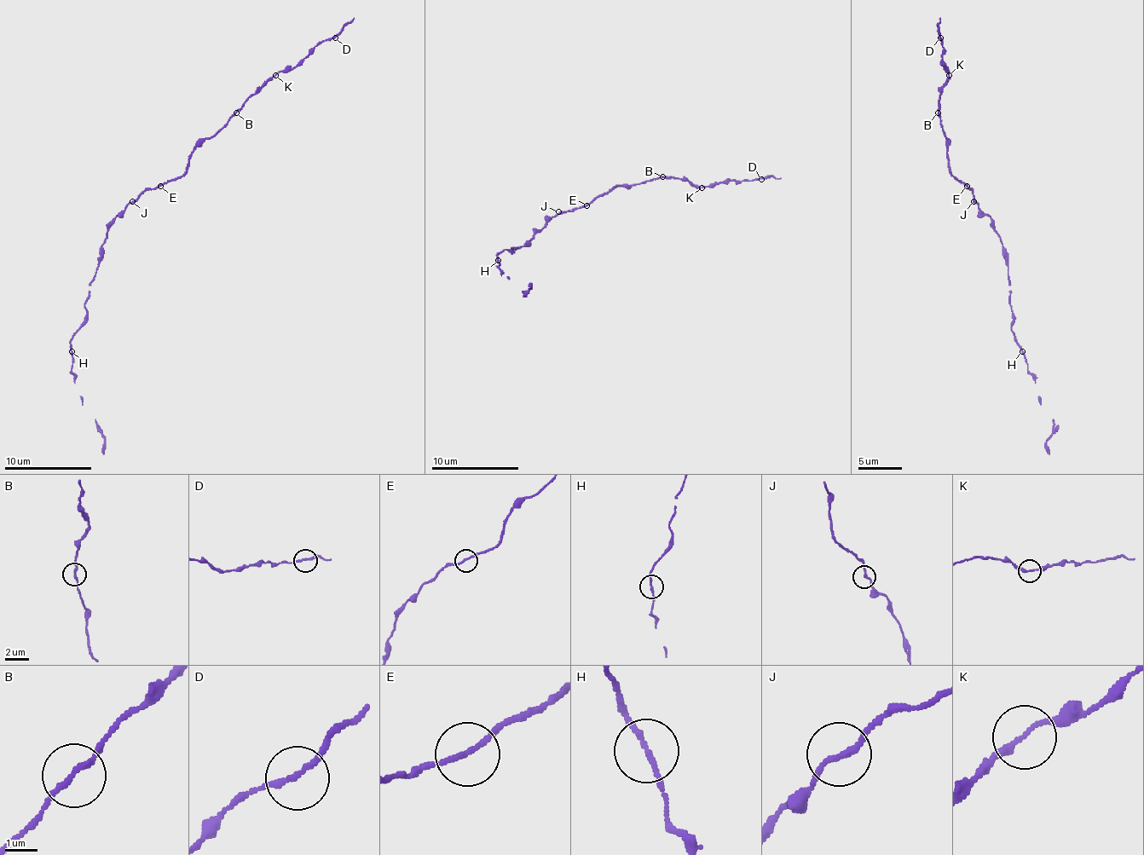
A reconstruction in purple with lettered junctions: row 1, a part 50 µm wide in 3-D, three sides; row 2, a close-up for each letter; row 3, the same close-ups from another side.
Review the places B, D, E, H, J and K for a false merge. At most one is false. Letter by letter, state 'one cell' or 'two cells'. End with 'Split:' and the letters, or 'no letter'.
B: one cell
D: one cell
E: one cell
H: one cell
J: one cell
K: one cell
Split: no letter

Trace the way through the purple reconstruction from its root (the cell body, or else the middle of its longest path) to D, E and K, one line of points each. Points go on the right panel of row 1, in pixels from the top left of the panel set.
D: (975, 201), (947, 162), (938, 96), (950, 75), (940, 37)
E: (975, 201), (973, 193), (967, 186)
K: (975, 201), (973, 193), (951, 173), (947, 162), (947, 141), (938, 114), (938, 96), (950, 75)

